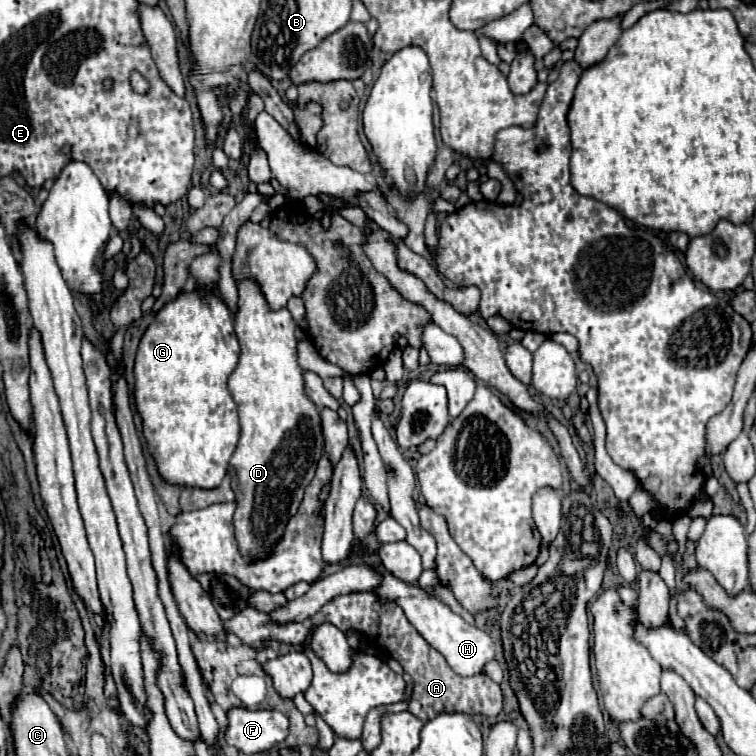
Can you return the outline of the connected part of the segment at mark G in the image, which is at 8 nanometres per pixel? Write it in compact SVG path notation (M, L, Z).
M210 291L180 293L156 313L142 335L134 363L134 403L164 483L198 489L222 483L240 435L236 403L226 387L238 355L232 313Z

